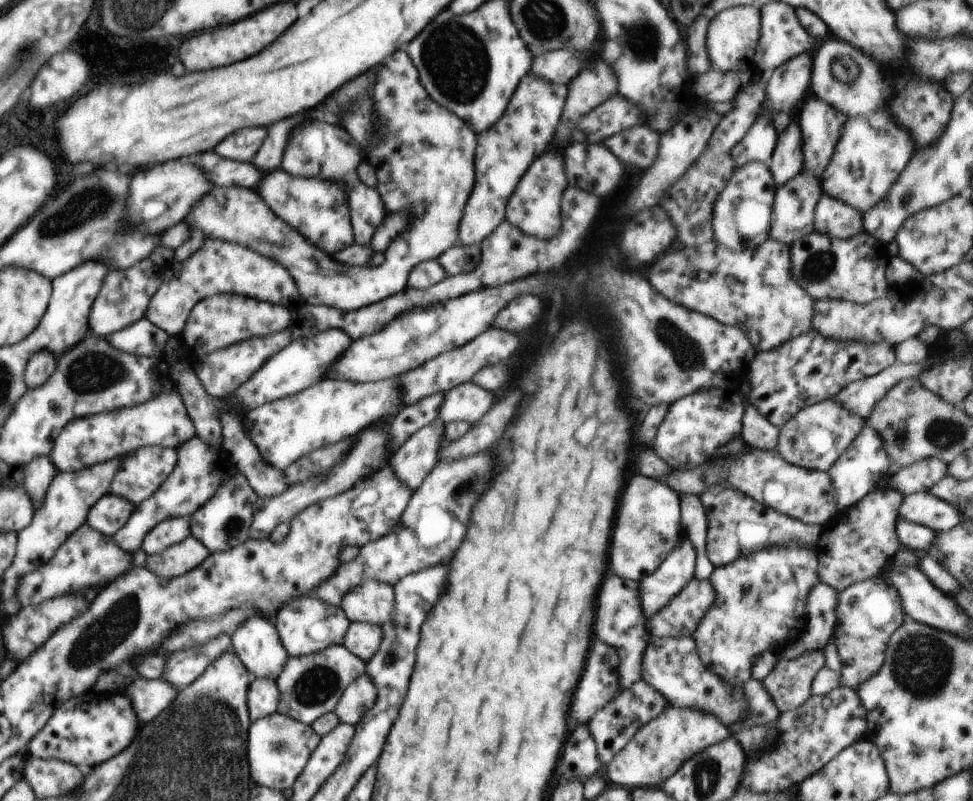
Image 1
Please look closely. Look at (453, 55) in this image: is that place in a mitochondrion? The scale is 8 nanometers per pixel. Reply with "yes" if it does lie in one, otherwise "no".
yes

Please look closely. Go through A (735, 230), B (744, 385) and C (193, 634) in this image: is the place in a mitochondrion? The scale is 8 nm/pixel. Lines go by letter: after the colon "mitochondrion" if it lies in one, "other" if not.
A: mitochondrion
B: other
C: mitochondrion

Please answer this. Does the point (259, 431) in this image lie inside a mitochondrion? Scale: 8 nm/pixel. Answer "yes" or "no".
no

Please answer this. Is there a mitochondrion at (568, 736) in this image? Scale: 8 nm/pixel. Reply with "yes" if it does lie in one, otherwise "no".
no

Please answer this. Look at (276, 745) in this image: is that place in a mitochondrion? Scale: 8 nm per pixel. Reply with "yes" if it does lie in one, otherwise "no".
yes

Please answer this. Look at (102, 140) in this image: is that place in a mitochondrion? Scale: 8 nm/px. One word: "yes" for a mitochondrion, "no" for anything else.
no

